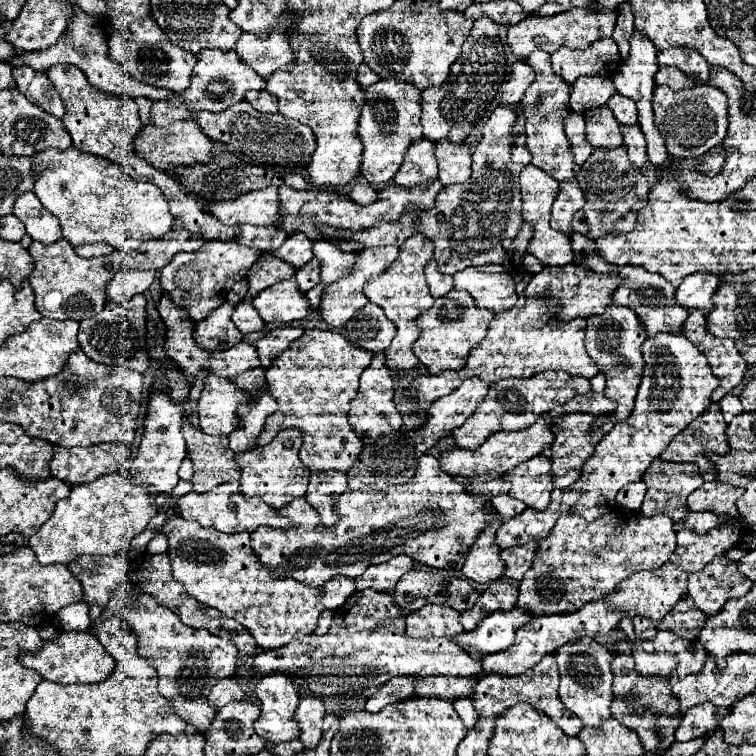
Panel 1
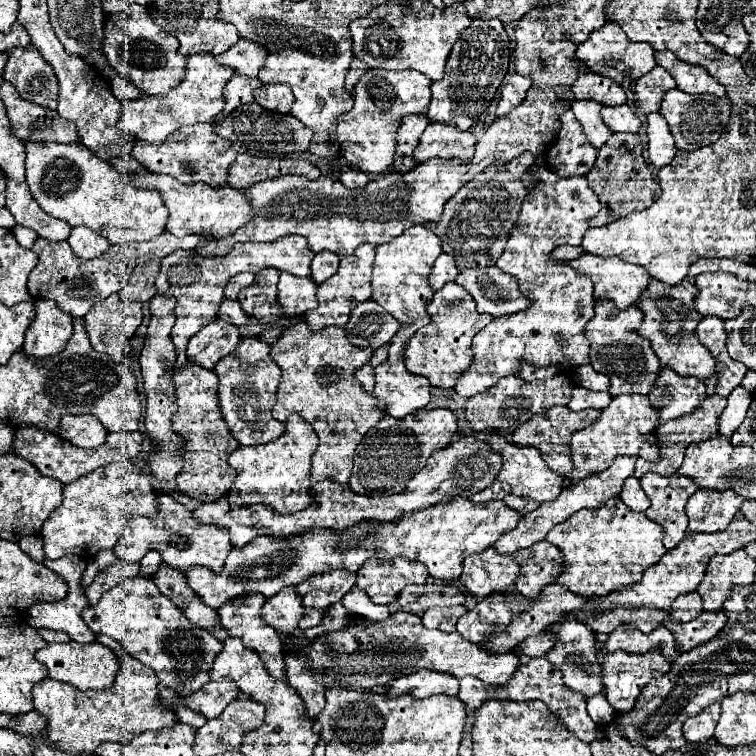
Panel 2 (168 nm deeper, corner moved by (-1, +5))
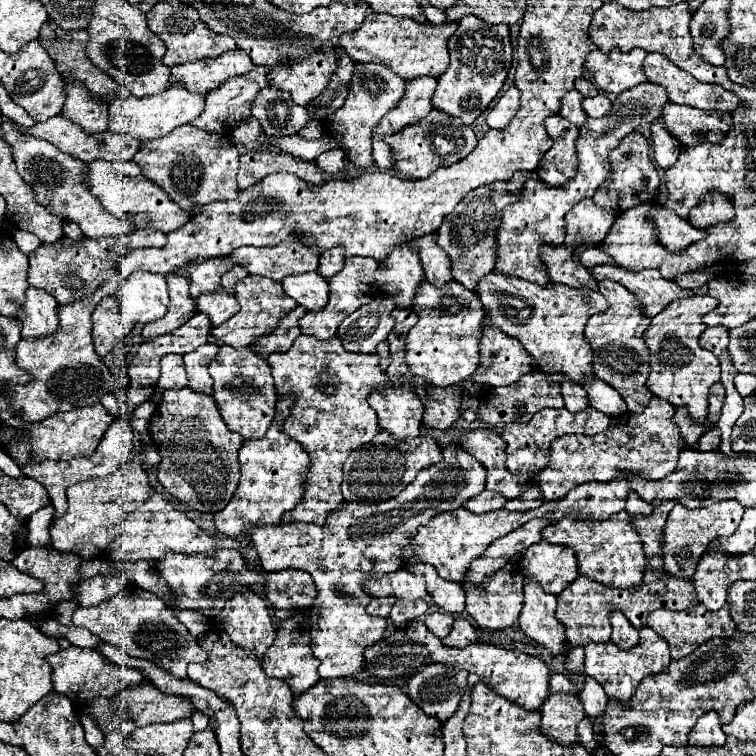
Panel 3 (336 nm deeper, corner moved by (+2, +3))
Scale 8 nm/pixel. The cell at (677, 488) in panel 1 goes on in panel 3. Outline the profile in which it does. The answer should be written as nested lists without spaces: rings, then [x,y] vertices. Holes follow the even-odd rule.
[[[666,501],[662,503],[660,507],[654,509],[654,513],[650,517],[632,517],[632,525],[634,529],[638,529],[638,535],[642,537],[642,545],[644,545],[644,553],[646,553],[646,573],[642,577],[642,585],[638,585],[638,589],[606,589],[606,585],[598,585],[598,581],[590,581],[588,577],[578,577],[574,581],[574,585],[568,585],[560,597],[558,597],[558,609],[556,609],[556,619],[566,627],[566,651],[572,651],[574,647],[578,645],[588,645],[590,641],[594,643],[604,643],[610,639],[610,611],[612,609],[620,609],[626,619],[636,627],[636,629],[642,629],[646,625],[646,619],[652,611],[656,609],[670,609],[670,611],[682,611],[682,609],[688,609],[688,607],[694,607],[698,605],[698,597],[694,593],[694,583],[692,581],[680,581],[680,579],[674,579],[674,577],[664,577],[660,575],[660,567],[662,567],[662,527],[668,519],[668,513],[672,511],[674,507],[674,501]]]

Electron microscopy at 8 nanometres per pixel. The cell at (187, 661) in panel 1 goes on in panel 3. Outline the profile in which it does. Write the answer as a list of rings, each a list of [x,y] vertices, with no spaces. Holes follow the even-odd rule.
[[[128,587],[118,593],[118,597],[112,597],[90,609],[78,607],[72,615],[72,623],[90,629],[102,641],[112,643],[126,655],[148,659],[176,677],[186,677],[186,667],[190,663],[202,663],[208,657],[206,651],[196,645],[196,639],[188,633],[188,629],[168,609],[168,605],[154,593],[140,587]]]

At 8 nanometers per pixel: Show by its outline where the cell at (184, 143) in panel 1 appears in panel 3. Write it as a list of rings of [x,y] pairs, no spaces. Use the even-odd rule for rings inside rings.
[[[182,125],[162,139],[144,141],[134,163],[142,169],[144,177],[156,183],[174,203],[182,205],[182,209],[192,209],[194,205],[234,199],[238,195],[238,157],[238,147],[234,147],[228,137]]]

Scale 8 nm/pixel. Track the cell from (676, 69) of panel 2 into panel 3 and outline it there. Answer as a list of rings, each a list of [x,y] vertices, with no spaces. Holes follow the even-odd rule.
[[[650,53],[650,55],[646,57],[644,73],[646,73],[646,77],[648,77],[650,83],[662,85],[662,87],[668,91],[670,101],[672,101],[672,103],[678,103],[678,105],[690,105],[690,107],[706,109],[706,111],[728,111],[728,113],[736,111],[736,109],[742,105],[742,101],[740,101],[734,93],[722,89],[720,85],[700,83],[700,81],[694,79],[688,71],[676,67],[672,61],[668,61],[668,59],[666,59],[664,55],[660,55],[660,53]]]

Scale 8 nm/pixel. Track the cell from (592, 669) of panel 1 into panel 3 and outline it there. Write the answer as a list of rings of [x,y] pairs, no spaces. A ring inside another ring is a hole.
[[[524,577],[524,607],[518,617],[520,629],[528,639],[534,639],[552,655],[566,655],[564,627],[554,619],[554,611],[556,595],[544,593],[534,579]]]

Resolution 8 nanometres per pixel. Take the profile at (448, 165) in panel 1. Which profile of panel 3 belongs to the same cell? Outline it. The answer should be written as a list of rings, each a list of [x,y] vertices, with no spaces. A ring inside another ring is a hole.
[[[432,109],[422,121],[406,125],[406,129],[400,129],[394,135],[386,135],[384,141],[392,149],[394,169],[408,179],[426,179],[434,169],[462,161],[476,147],[474,131],[456,117],[450,117],[438,109]]]

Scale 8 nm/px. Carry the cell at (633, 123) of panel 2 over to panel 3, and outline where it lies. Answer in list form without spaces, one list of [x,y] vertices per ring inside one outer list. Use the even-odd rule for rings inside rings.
[[[598,93],[594,97],[586,97],[582,101],[582,109],[588,117],[604,117],[612,107],[612,101],[604,95],[604,93]]]

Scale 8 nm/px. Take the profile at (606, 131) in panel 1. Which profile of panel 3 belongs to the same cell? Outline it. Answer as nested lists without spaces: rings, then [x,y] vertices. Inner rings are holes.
[[[570,89],[560,101],[560,115],[572,121],[576,127],[586,125],[586,113],[582,111],[582,95],[576,89]]]

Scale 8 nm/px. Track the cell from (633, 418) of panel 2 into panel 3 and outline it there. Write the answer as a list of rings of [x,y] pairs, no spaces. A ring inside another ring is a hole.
[[[652,397],[644,413],[626,413],[614,417],[610,427],[594,437],[588,435],[562,435],[550,445],[550,461],[546,469],[538,473],[538,487],[544,493],[544,501],[554,501],[564,497],[574,485],[586,481],[612,481],[620,471],[640,475],[650,481],[664,479],[676,469],[678,453],[686,449],[686,439],[682,437],[678,425],[674,423],[674,407]]]

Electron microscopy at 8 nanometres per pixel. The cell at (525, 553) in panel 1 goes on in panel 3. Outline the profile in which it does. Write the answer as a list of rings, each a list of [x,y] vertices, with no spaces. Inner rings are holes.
[[[548,541],[530,545],[518,565],[526,577],[536,579],[546,593],[554,595],[562,593],[580,575],[574,551]]]

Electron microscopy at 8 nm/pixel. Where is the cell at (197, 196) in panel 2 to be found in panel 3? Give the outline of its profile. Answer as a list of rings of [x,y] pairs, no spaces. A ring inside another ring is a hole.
[[[102,159],[92,161],[86,165],[84,183],[86,183],[88,191],[100,201],[100,205],[110,215],[130,217],[130,219],[134,219],[134,225],[138,229],[152,227],[152,229],[160,229],[162,233],[170,233],[170,231],[186,225],[190,221],[190,217],[194,217],[192,211],[180,209],[174,201],[170,201],[170,197],[166,197],[166,193],[162,189],[158,189],[158,185],[154,185],[152,181],[142,177],[142,171],[134,161],[126,161],[126,163],[110,163],[110,161],[102,161]]]

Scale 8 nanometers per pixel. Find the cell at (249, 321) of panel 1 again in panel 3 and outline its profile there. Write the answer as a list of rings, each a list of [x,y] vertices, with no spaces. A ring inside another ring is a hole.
[[[218,289],[214,293],[202,293],[202,297],[196,299],[196,307],[200,313],[206,313],[210,317],[212,325],[220,325],[232,315],[236,315],[240,305],[234,293],[226,293],[224,289]]]

